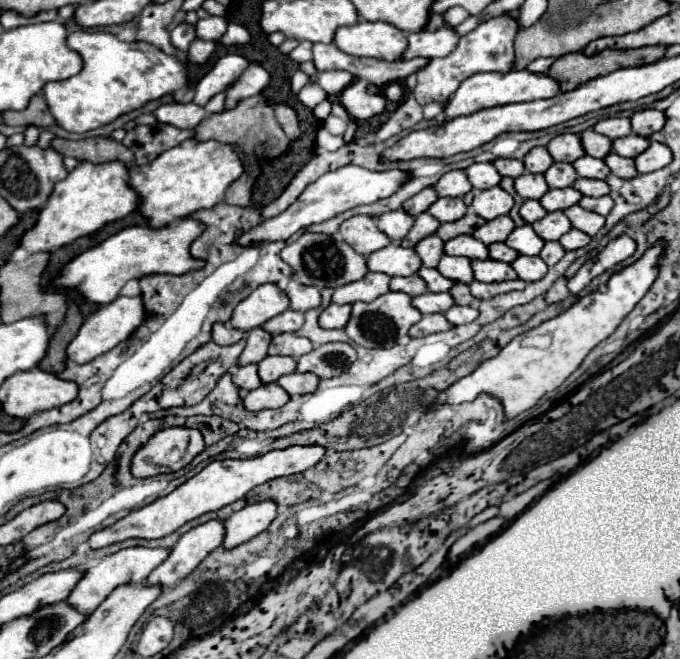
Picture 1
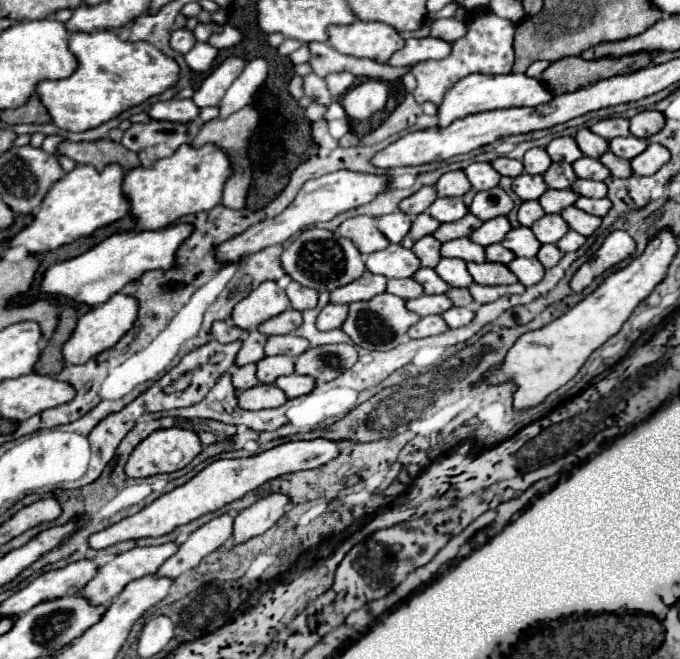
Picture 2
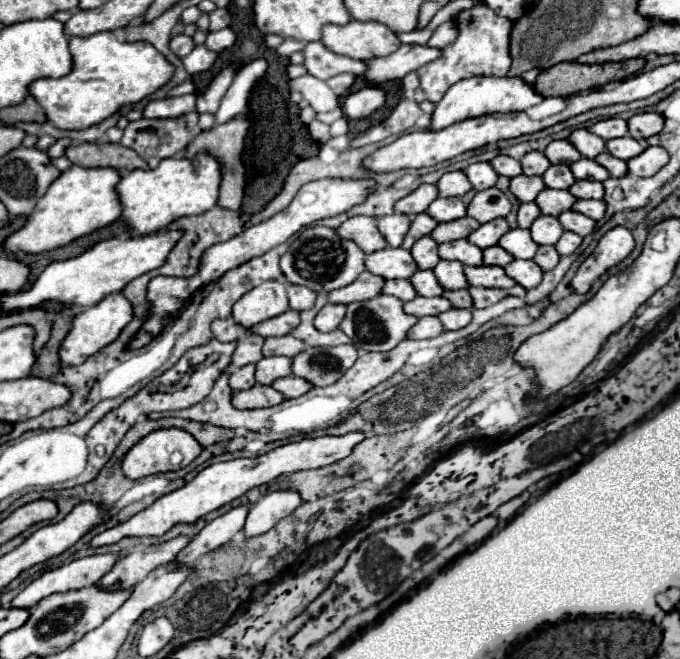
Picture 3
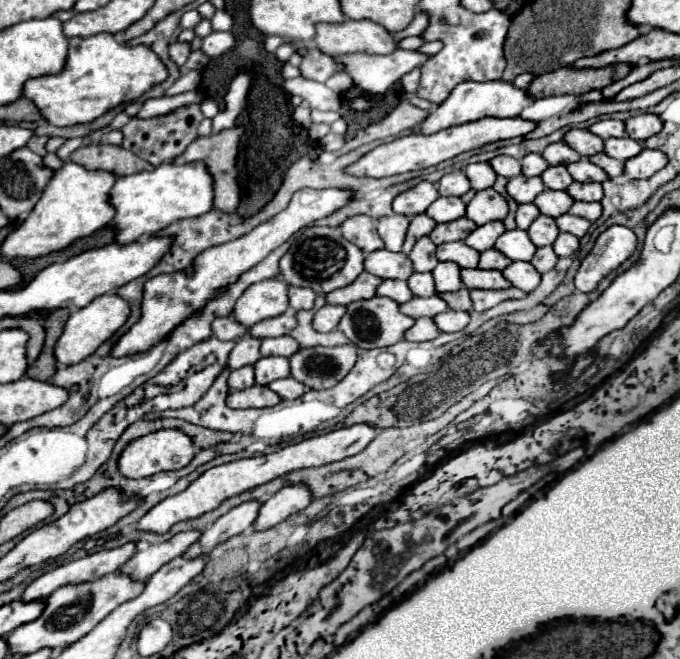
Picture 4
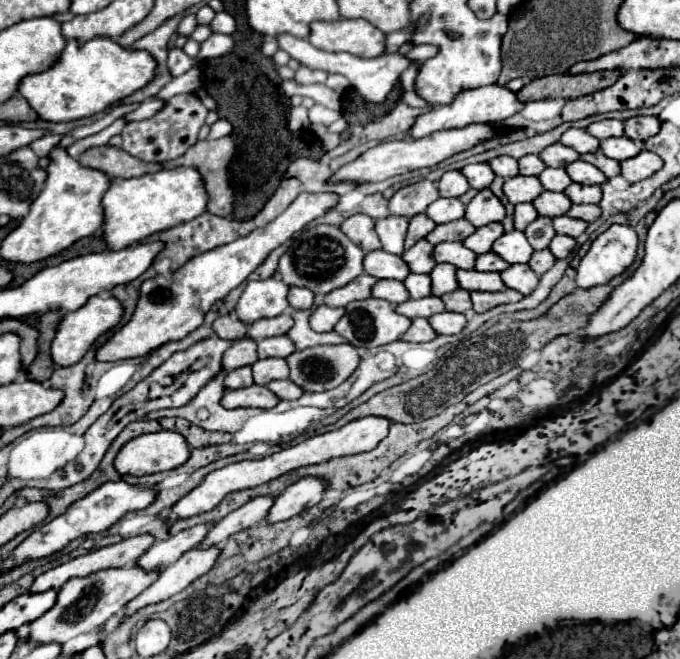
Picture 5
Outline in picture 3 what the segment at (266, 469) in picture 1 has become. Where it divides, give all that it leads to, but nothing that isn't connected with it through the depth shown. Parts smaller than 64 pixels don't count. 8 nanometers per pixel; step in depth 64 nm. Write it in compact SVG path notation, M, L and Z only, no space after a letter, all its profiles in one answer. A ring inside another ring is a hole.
M348 432L342 436L320 436L320 438L304 438L300 442L290 442L284 446L278 446L262 456L256 458L238 458L238 460L230 460L230 462L218 462L212 464L208 468L204 468L192 482L188 482L184 488L174 490L166 496L162 496L160 500L156 500L152 506L148 506L146 510L142 510L140 514L132 516L128 522L118 524L114 528L108 528L100 534L96 534L90 544L94 548L98 546L106 546L106 544L114 544L118 540L122 540L124 536L162 536L166 534L172 526L176 526L178 522L196 522L198 518L206 516L212 510L218 510L220 506L232 502L234 498L246 494L248 490L262 486L274 478L278 478L280 474L292 474L298 470L310 470L310 468L322 468L328 464L334 464L342 458L346 458L352 448L356 444L360 444L366 438L364 432Z

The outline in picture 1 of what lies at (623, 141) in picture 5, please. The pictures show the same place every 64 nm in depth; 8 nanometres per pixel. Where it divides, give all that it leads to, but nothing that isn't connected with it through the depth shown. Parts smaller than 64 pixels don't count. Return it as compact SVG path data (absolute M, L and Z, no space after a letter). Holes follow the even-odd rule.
M630 134L630 136L624 136L624 138L616 138L612 142L612 150L618 156L626 156L626 158L636 158L648 146L650 146L650 140L644 138L644 136L638 136L638 134Z

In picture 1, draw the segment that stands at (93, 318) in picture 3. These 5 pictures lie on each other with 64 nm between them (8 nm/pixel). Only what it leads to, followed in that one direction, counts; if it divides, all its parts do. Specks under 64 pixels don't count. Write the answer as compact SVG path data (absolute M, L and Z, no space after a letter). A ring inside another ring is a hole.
M118 296L116 300L112 300L110 304L98 308L96 312L92 312L80 326L76 338L68 344L66 348L66 356L68 360L76 362L76 364L86 364L90 360L94 360L96 356L112 350L114 346L118 346L120 342L128 340L128 336L144 322L144 304L140 300L140 296L136 298L128 298L128 296Z

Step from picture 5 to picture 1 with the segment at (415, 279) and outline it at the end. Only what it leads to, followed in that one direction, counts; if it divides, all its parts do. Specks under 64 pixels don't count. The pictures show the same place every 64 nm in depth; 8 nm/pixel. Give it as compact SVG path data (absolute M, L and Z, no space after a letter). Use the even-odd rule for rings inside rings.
M420 268L418 276L426 282L426 286L428 286L430 292L448 292L448 290L454 286L452 280L444 278L444 276L442 276L438 270L434 270L434 268Z

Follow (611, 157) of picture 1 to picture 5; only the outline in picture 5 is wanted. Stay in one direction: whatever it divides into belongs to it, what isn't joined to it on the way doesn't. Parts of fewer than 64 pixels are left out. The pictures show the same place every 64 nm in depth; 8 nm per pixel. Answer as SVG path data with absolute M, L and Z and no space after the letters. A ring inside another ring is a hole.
M602 152L582 154L580 158L582 158L584 162L590 162L590 164L594 164L598 170L602 170L606 178L614 178L614 176L618 176L618 174L620 174L620 164L618 164L616 160L612 160L612 158L606 158Z

